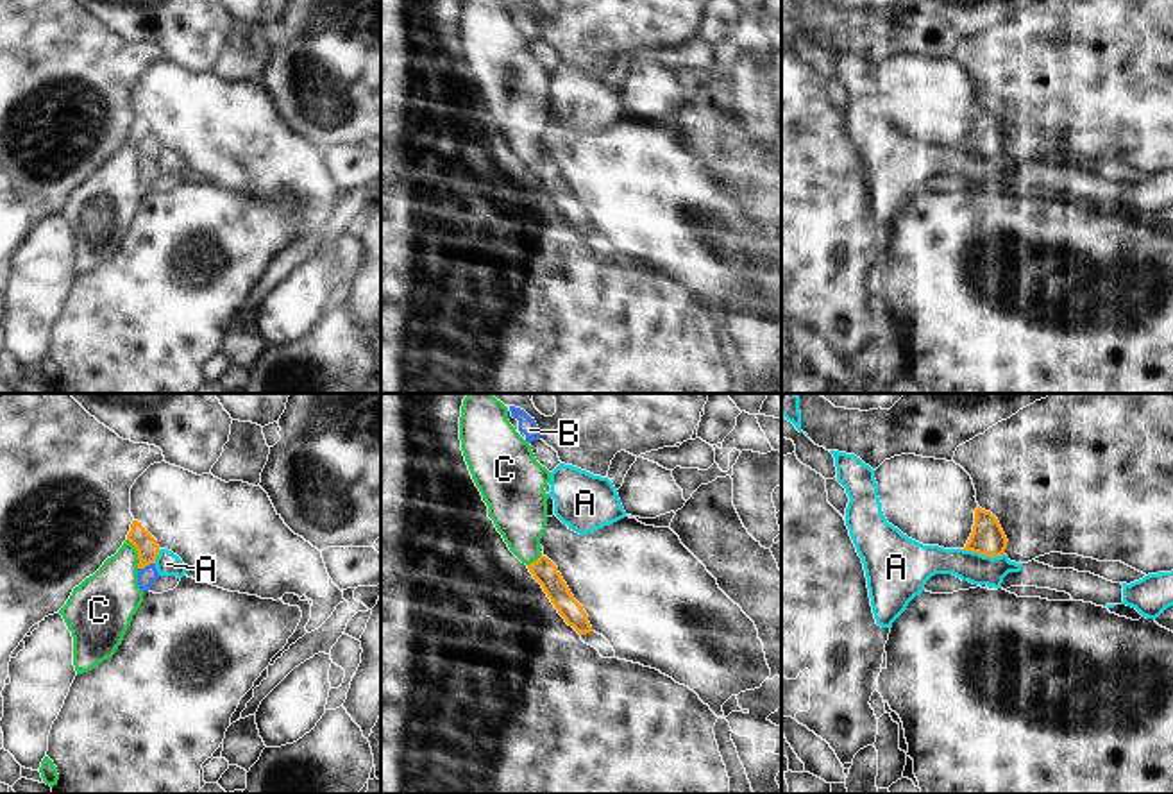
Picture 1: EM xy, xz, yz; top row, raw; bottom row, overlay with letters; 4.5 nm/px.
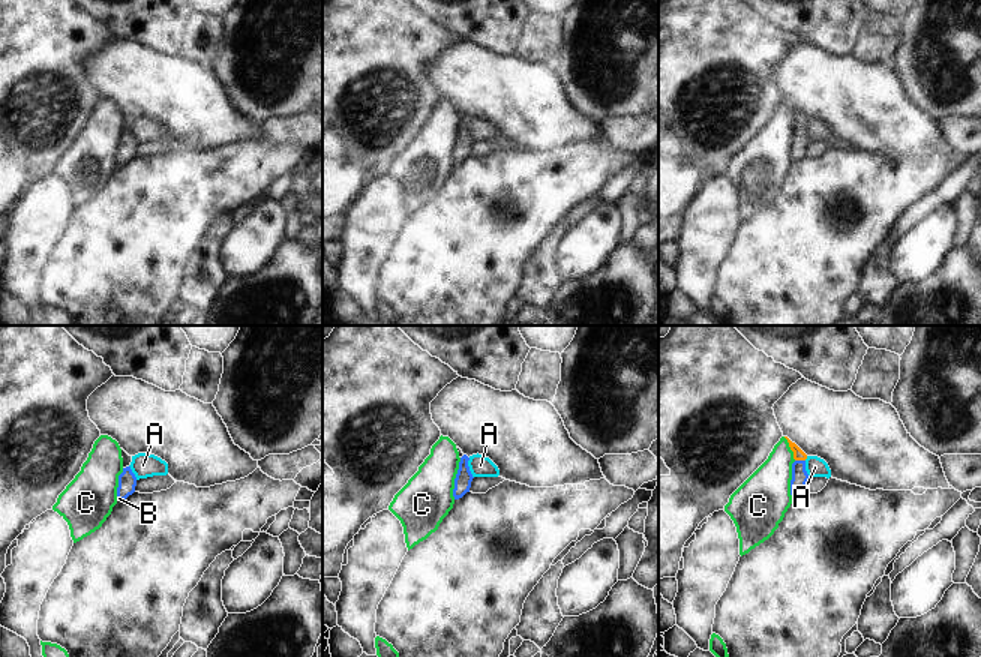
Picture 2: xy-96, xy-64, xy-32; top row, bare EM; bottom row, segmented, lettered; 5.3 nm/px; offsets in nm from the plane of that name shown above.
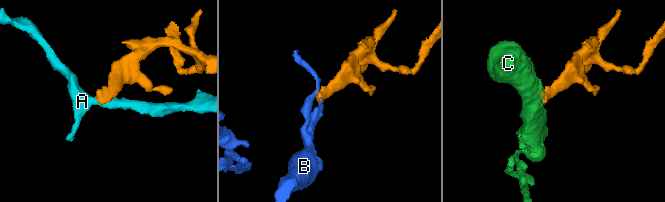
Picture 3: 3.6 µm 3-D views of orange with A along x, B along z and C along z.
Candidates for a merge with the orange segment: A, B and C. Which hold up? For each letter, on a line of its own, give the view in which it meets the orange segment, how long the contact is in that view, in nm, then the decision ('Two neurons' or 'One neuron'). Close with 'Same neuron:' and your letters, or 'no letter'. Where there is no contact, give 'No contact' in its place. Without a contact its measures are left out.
A: Touches orange in yz. Shared border 190 nm. Two neurons
B: Touches orange in xy. Shared border 90 nm. One neuron
C: Touches orange in xy. Shared border 140 nm. Two neurons
Same neuron: B

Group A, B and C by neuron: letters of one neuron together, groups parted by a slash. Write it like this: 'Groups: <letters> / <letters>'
Groups: A / B / C

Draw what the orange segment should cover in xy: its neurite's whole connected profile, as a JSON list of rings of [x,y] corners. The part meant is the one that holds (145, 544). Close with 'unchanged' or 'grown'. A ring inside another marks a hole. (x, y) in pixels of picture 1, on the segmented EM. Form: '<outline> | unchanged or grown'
[[[132,520],[127,540],[136,547],[139,558],[138,585],[143,592],[148,592],[159,576],[156,569],[156,558],[161,551],[157,540],[138,520]]] | grown

